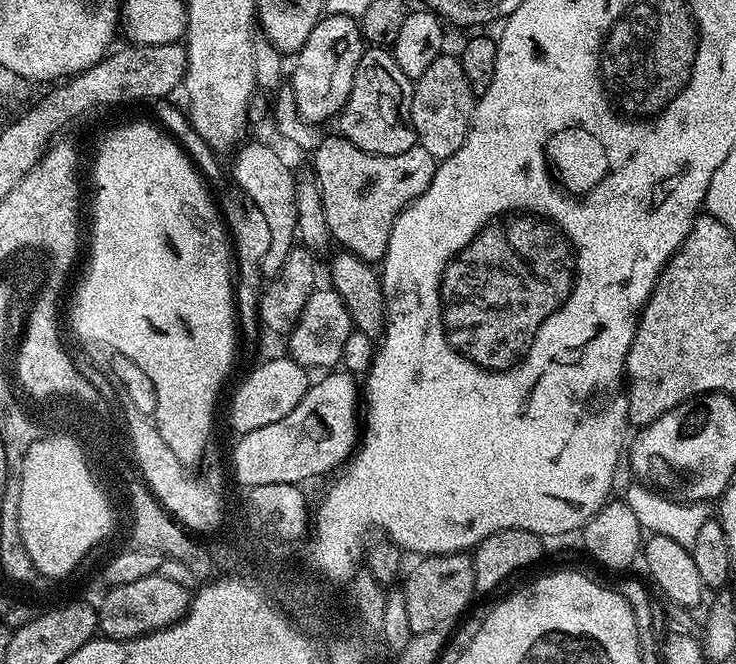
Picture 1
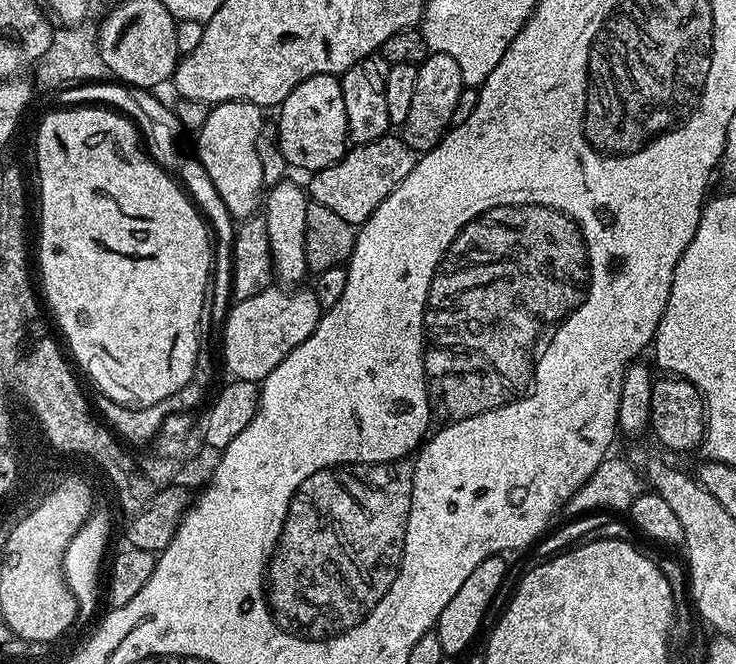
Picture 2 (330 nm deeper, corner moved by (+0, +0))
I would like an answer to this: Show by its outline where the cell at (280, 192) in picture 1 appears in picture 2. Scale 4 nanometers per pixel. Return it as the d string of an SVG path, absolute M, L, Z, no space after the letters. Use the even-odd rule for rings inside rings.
M231 100L215 105L204 120L200 133L194 140L196 157L214 182L219 197L226 204L226 210L237 221L257 215L266 189L262 178L262 162L258 158L260 130L265 127L265 113L257 104L245 100Z

